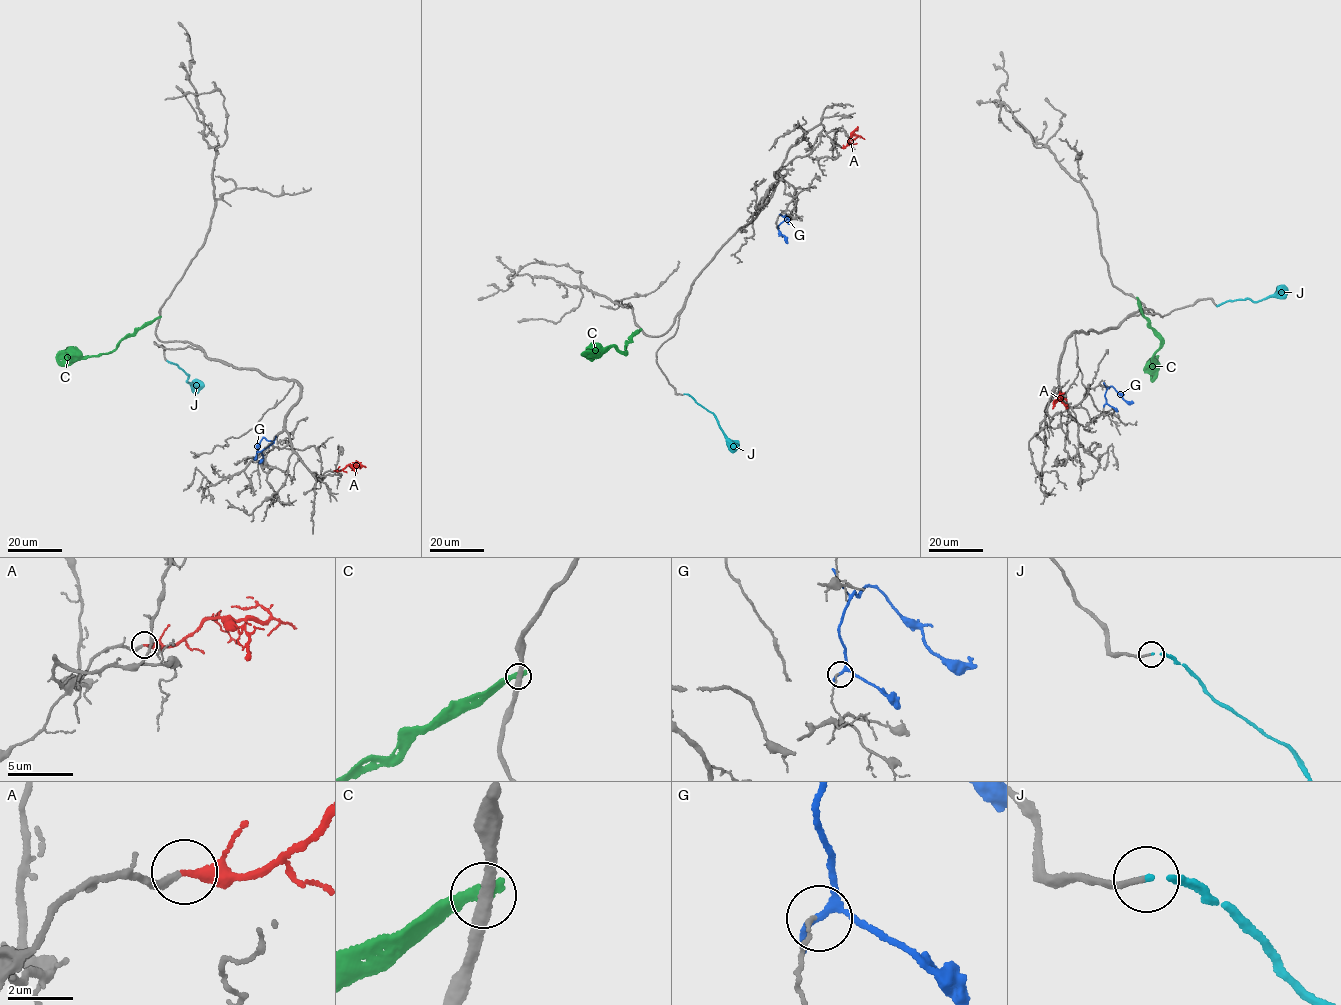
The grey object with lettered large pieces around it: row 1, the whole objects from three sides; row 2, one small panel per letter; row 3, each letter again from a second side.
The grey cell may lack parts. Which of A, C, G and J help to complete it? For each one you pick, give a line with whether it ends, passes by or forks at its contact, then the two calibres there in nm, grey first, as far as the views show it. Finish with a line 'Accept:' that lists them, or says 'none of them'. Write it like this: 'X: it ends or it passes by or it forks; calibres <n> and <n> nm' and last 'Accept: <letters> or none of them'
A: it ends; calibres 240 and 320 nm
J: it ends; calibres 220 and 180 nm
Accept: A, J

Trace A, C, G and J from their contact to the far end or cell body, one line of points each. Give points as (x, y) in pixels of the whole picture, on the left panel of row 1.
A: (334, 470), (349, 464), (359, 465), (352, 463)
C: (159, 317), (122, 339), (113, 351), (56, 360)
G: (260, 451), (273, 443), (263, 437), (255, 460)
J: (167, 361), (184, 370), (188, 382), (198, 381), (199, 385)

